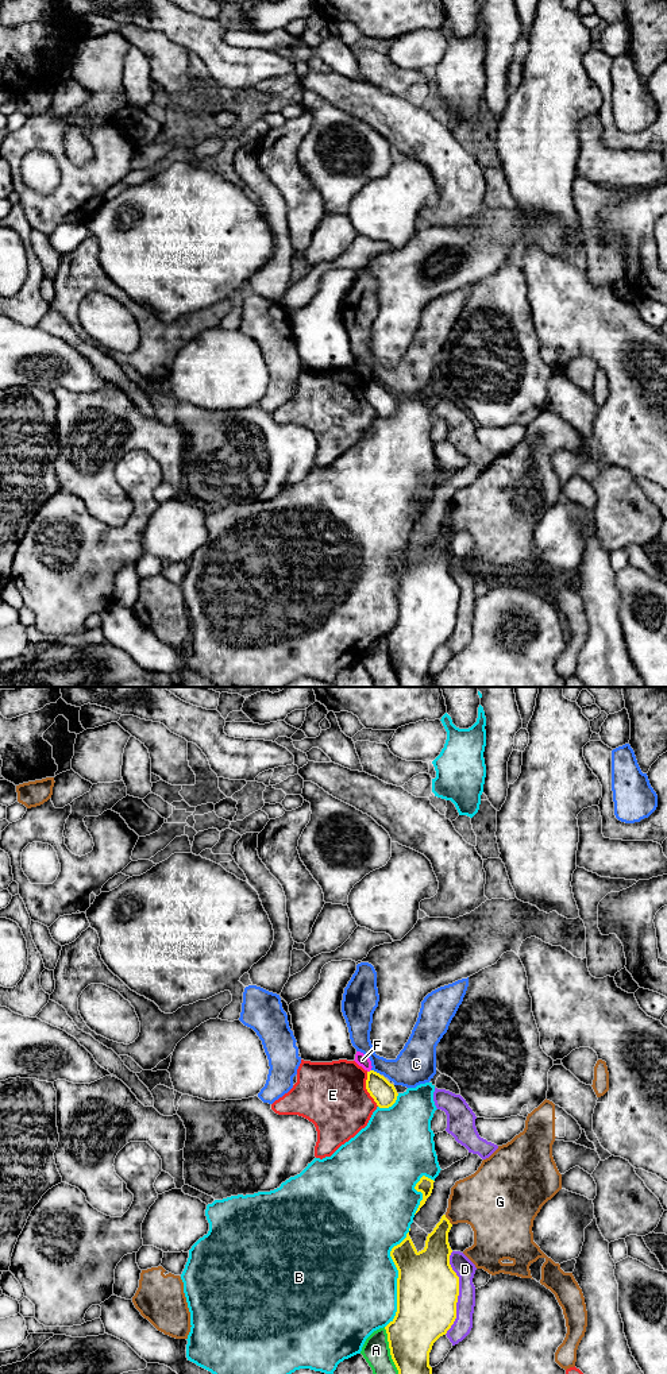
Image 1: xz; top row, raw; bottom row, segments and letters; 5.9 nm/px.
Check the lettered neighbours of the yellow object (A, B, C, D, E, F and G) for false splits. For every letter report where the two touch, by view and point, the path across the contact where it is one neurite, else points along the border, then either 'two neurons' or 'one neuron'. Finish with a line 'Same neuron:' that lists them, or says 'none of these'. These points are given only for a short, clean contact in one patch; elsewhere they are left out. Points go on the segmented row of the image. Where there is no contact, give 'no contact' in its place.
A: contact xz (390, 1350); two neurons
B: contact xz (398, 1277); two neurons
C: contact xz (376, 1072); two neurons
D: contact xz (458, 1293); two neurons
E: contact xz (366, 1088); two neurons
F: contact xz (370, 1070); border xz (370, 1069), (367, 1072); two neurons
G: contact xz (448, 1220); two neurons
Same neuron: none of these

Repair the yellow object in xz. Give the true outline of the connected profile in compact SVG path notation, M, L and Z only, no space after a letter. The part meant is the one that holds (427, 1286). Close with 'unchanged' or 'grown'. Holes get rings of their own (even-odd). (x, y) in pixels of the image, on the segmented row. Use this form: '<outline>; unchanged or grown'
M442 1216L433 1231L428 1234L425 1247L417 1251L409 1232L406 1238L390 1251L398 1270L397 1312L385 1327L392 1359L398 1374L432 1374L429 1352L433 1343L451 1328L456 1319L459 1296L459 1277L450 1265L452 1253L448 1232L452 1224Z; unchanged

